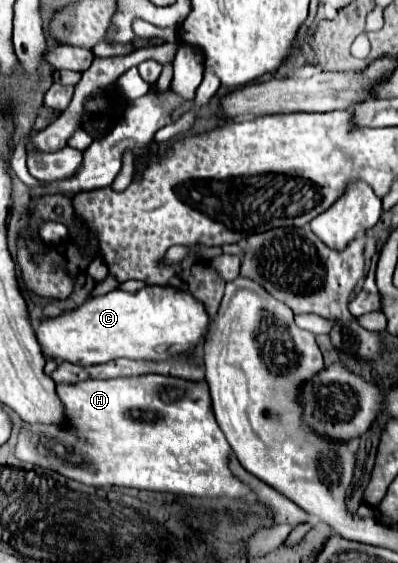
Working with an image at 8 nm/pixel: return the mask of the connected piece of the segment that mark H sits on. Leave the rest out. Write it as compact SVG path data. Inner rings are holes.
M144 374L132 378L122 376L110 380L86 378L76 384L56 384L56 394L64 406L64 414L72 430L64 431L54 424L24 424L22 438L18 438L16 444L18 460L32 462L88 486L128 486L190 496L230 498L248 498L252 494L250 488L244 482L236 480L228 470L232 450L212 414L212 400L206 382L188 382L182 378L160 374ZM61 435L68 440L61 441Z

